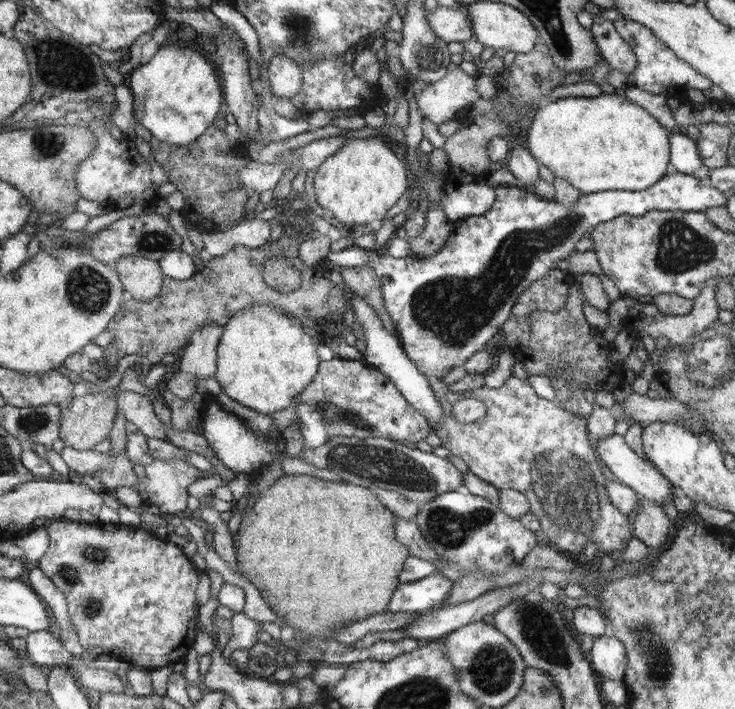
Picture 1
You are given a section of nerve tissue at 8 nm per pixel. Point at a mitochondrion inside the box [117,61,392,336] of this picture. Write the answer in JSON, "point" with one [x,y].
{"point":[152,240]}

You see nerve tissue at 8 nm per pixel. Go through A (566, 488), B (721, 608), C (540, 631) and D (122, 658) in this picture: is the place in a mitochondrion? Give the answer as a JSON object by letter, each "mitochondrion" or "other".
{"A":"mitochondrion","B":"other","C":"mitochondrion","D":"other"}

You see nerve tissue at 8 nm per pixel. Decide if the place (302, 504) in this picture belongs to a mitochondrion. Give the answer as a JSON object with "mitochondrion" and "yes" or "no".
{"mitochondrion":"no"}

